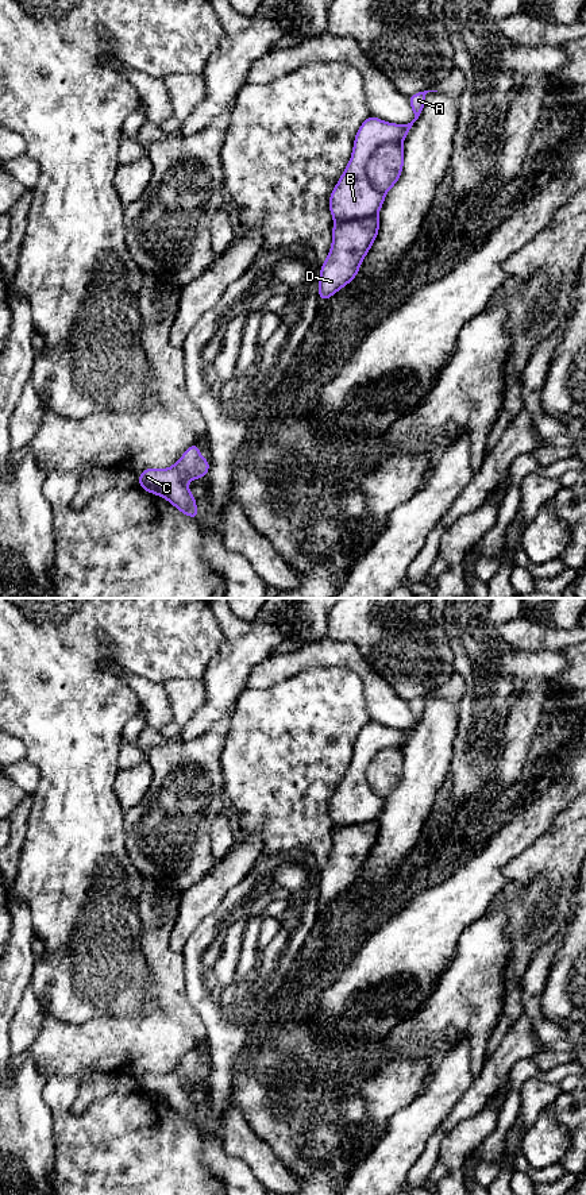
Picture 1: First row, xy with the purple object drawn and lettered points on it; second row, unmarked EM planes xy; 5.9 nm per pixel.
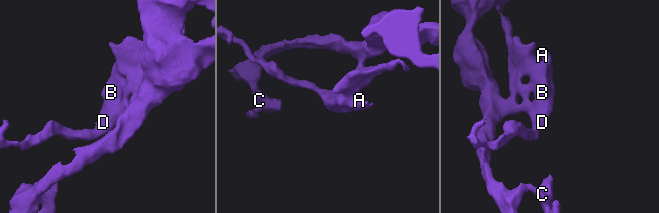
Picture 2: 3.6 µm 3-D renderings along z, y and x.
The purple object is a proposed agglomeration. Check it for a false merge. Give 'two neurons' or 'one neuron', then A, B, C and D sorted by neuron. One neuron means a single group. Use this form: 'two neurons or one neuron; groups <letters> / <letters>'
one neuron; groups A B C D

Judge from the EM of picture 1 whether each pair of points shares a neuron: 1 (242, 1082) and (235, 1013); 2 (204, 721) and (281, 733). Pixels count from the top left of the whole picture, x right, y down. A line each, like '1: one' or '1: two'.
1: two
2: two

